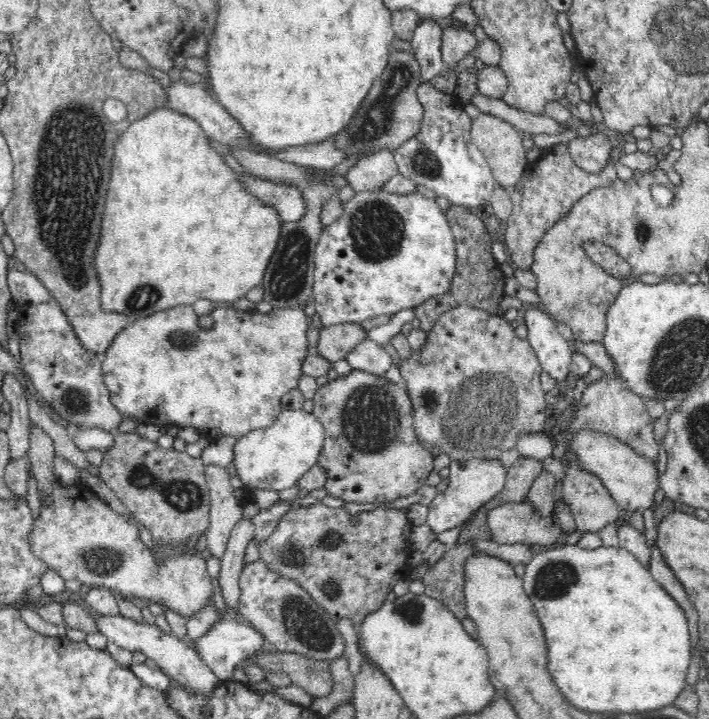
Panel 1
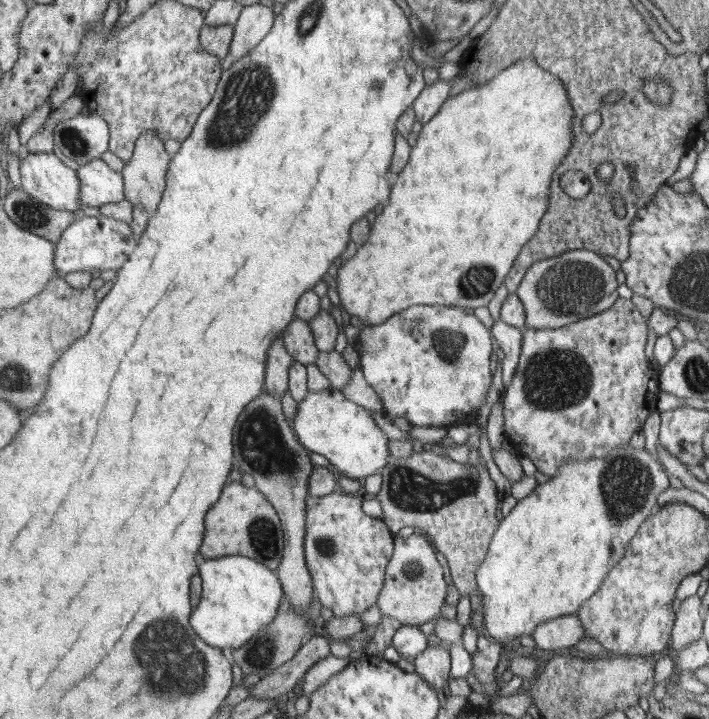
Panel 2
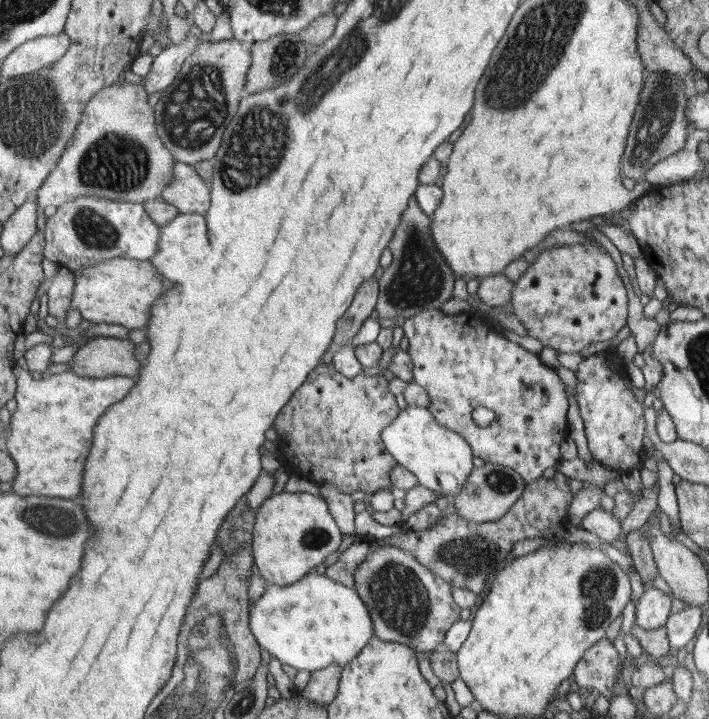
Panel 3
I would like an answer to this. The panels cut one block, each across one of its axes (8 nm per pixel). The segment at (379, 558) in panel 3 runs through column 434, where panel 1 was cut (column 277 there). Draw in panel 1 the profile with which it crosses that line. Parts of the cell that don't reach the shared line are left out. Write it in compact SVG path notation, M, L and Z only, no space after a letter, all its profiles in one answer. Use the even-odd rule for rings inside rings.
M259 558L256 562L250 562L250 564L243 566L239 576L239 589L241 597L237 606L239 612L237 618L254 627L255 631L258 631L266 639L268 649L298 653L325 662L342 656L344 638L340 635L336 623L321 606L316 604L310 593L306 592L306 589L302 588L297 581L274 572L265 561Z

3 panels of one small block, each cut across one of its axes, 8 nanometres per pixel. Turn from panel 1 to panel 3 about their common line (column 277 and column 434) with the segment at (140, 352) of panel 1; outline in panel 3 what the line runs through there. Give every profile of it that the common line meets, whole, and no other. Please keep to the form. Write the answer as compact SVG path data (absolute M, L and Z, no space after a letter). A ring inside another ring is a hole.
M432 309L420 311L418 314L403 320L402 322L405 347L412 362L412 381L422 386L428 397L430 397L430 405L428 410L432 412L432 416L438 421L443 428L450 429L454 433L464 438L468 442L468 446L472 448L472 452L482 458L486 463L500 464L508 466L512 470L516 470L524 480L537 480L542 477L546 468L556 466L558 458L560 458L560 443L564 440L564 436L568 434L568 422L566 422L566 414L568 414L568 394L566 394L566 386L562 384L562 380L558 378L558 374L544 366L536 353L522 348L516 342L510 342L498 334L490 334L488 336L488 326L486 322L476 314L474 318L474 326L472 326L472 314L464 311L462 314L454 316L444 314L442 310ZM492 338L492 350L488 350L486 354L480 352L480 346L484 350L486 342L490 342ZM539 384L545 392L544 401L538 404L538 408L528 408L526 402L522 400L522 393L526 385ZM484 407L495 412L495 420L486 427L480 427L474 422L474 412L478 408Z

